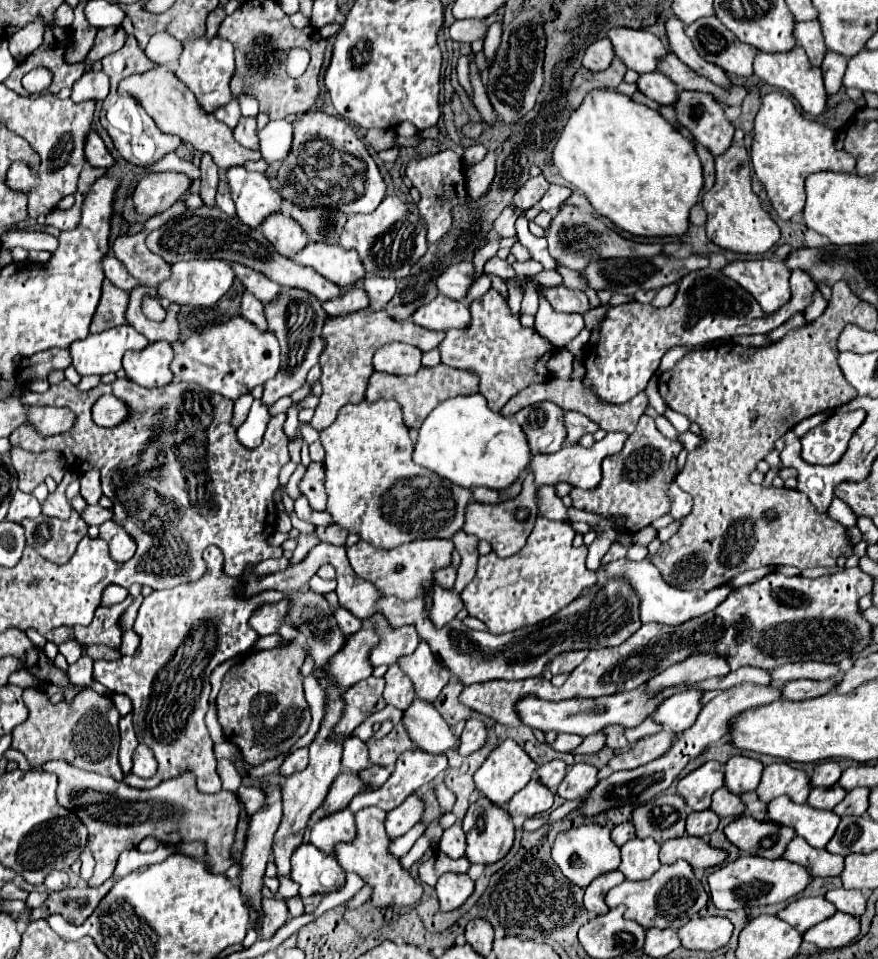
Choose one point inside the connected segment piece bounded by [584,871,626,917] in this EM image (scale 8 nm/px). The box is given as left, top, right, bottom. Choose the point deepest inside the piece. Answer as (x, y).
(595, 892)

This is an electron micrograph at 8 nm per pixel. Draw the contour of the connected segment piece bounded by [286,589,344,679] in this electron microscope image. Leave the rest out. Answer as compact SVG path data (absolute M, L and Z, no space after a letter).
M300 589L300 591L292 591L290 593L290 599L292 599L292 611L288 613L288 621L298 627L298 631L306 637L306 645L310 649L310 655L314 659L314 675L320 679L322 677L322 665L340 651L340 647L344 645L344 635L342 631L338 629L336 625L336 619L332 615L332 609L328 605L328 601L320 595L320 593L314 593L312 589Z

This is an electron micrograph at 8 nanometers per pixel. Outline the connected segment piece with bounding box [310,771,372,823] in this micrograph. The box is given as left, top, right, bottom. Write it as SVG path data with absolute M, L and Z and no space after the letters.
M342 771L342 773L334 779L334 783L330 785L330 791L328 791L324 803L312 813L310 823L316 823L320 817L326 817L326 815L330 815L330 813L334 813L334 811L338 811L338 809L344 809L354 795L358 795L358 793L362 793L362 791L370 791L370 789L372 789L372 787L368 787L366 783L362 783L356 773L346 773L346 771Z

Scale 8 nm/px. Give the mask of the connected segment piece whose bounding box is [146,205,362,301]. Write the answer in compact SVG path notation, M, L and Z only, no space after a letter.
M200 207L200 209L188 209L180 217L170 219L164 227L148 233L146 237L146 247L160 255L166 263L178 263L178 261L190 261L190 259L226 259L226 261L236 261L242 263L250 269L256 269L270 277L274 283L282 287L298 287L306 289L312 295L316 295L320 301L330 301L336 297L346 295L348 291L356 289L362 281L354 285L346 285L346 289L338 289L338 285L326 281L322 275L314 273L310 267L302 267L294 263L288 257L282 257L276 253L276 249L266 241L266 237L258 229L250 229L248 225L240 223L238 219L226 217L218 207Z

